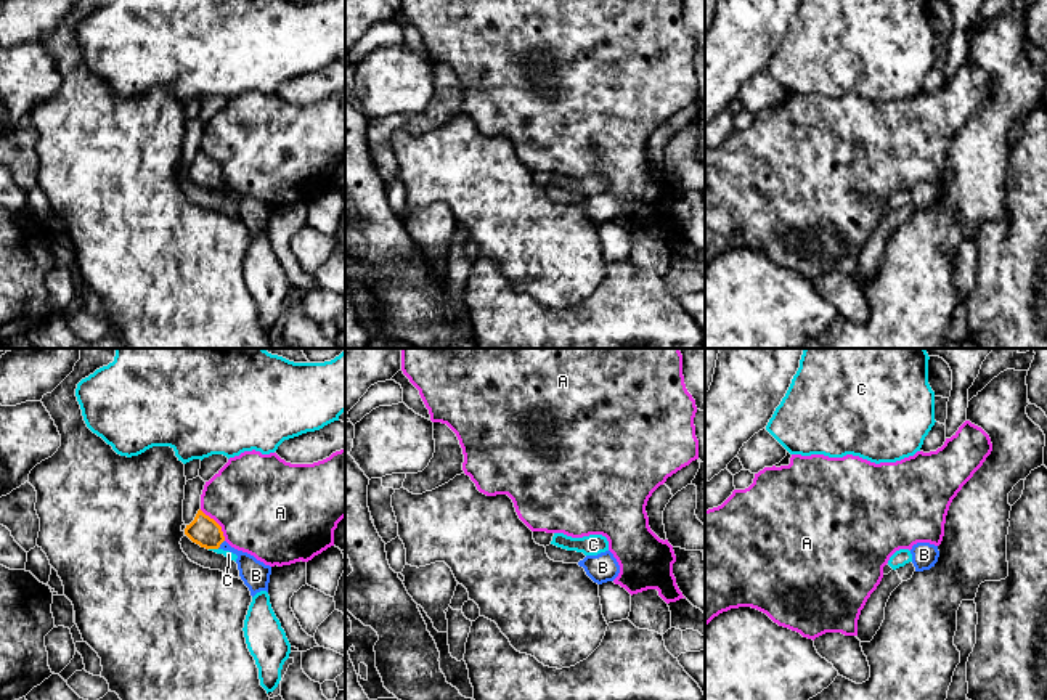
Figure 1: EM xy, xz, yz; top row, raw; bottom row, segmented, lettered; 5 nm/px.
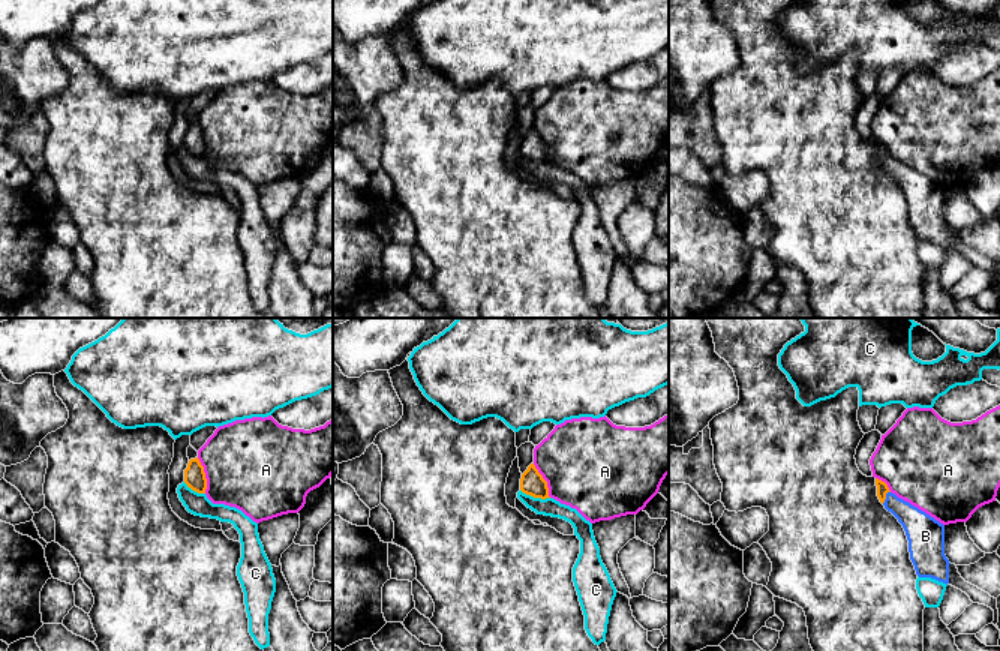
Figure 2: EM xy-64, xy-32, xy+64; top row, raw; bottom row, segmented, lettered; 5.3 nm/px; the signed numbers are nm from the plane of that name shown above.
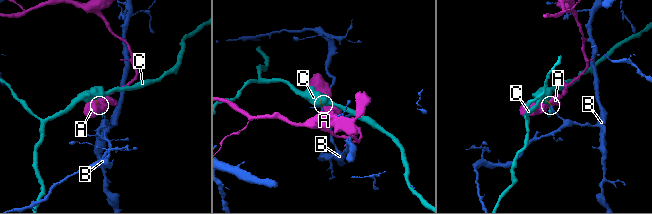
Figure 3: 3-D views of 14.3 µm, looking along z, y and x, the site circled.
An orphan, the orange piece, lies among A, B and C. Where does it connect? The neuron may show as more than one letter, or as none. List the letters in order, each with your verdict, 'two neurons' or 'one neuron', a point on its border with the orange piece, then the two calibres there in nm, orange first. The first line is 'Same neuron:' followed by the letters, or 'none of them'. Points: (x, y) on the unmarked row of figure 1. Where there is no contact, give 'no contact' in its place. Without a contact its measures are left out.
Same neuron: B
A: two neurons; meets orange in xy at (217, 164); 150 nm thick on the orange side, 480 nm on the other
B: one neuron; meets orange in xy at (220, 183); 150 nm thick on the orange side, 140 nm on the other
C: two neurons; meets orange in xy at (214, 188); 150 nm thick on the orange side, 40 nm on the other

